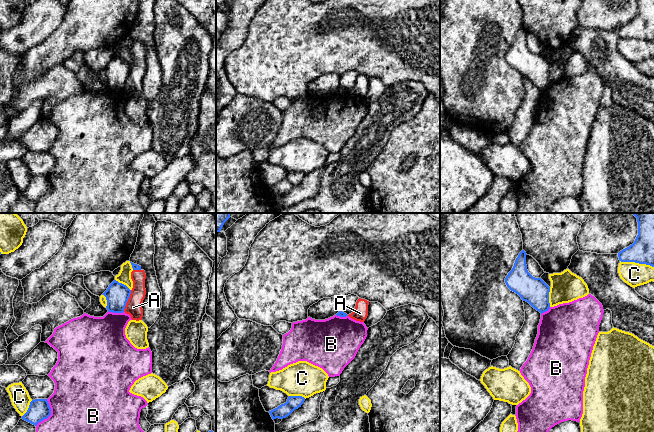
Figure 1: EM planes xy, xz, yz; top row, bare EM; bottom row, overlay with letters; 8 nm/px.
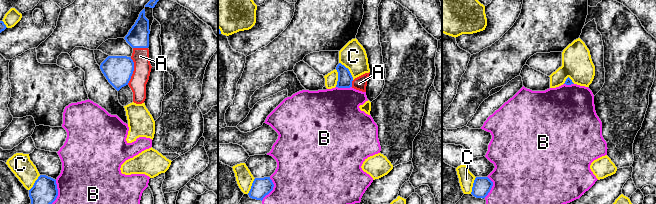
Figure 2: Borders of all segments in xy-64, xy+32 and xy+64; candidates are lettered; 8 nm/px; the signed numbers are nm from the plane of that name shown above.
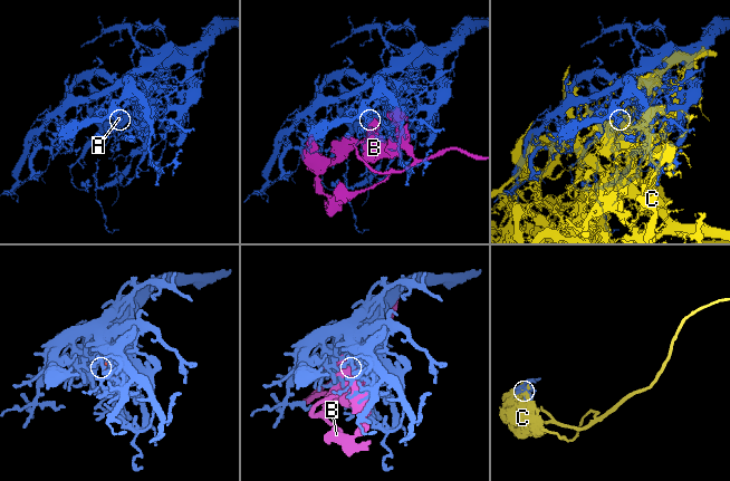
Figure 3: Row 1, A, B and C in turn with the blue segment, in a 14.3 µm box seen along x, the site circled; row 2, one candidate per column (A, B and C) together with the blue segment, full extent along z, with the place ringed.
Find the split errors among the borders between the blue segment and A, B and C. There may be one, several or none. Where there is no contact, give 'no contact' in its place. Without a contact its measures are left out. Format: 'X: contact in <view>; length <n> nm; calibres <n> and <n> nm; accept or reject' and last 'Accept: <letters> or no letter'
A: contact in xy; length 190 nm; calibres 190 and 130 nm; accept
B: contact in xy; length 240 nm; calibres 170 and 460 nm; reject
C: contact in yz; length 280 nm; calibres 190 and 190 nm; reject
Accept: A

